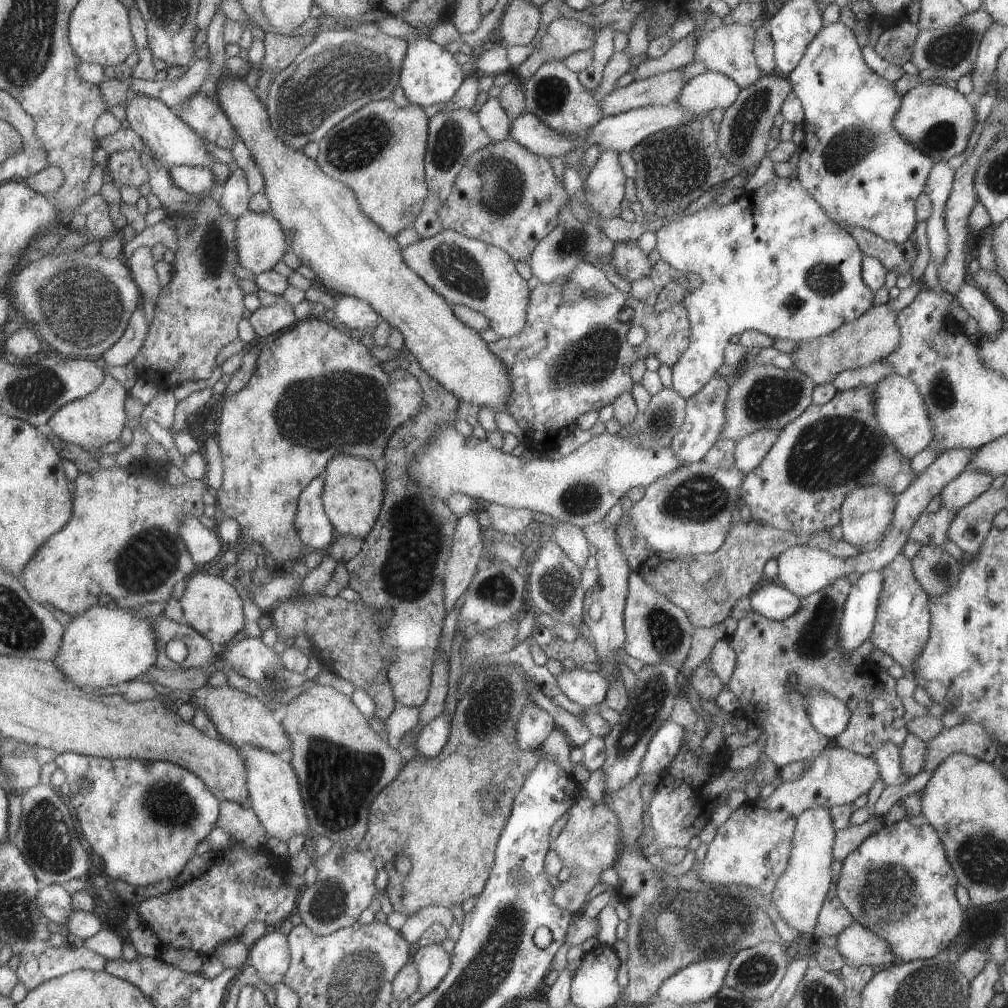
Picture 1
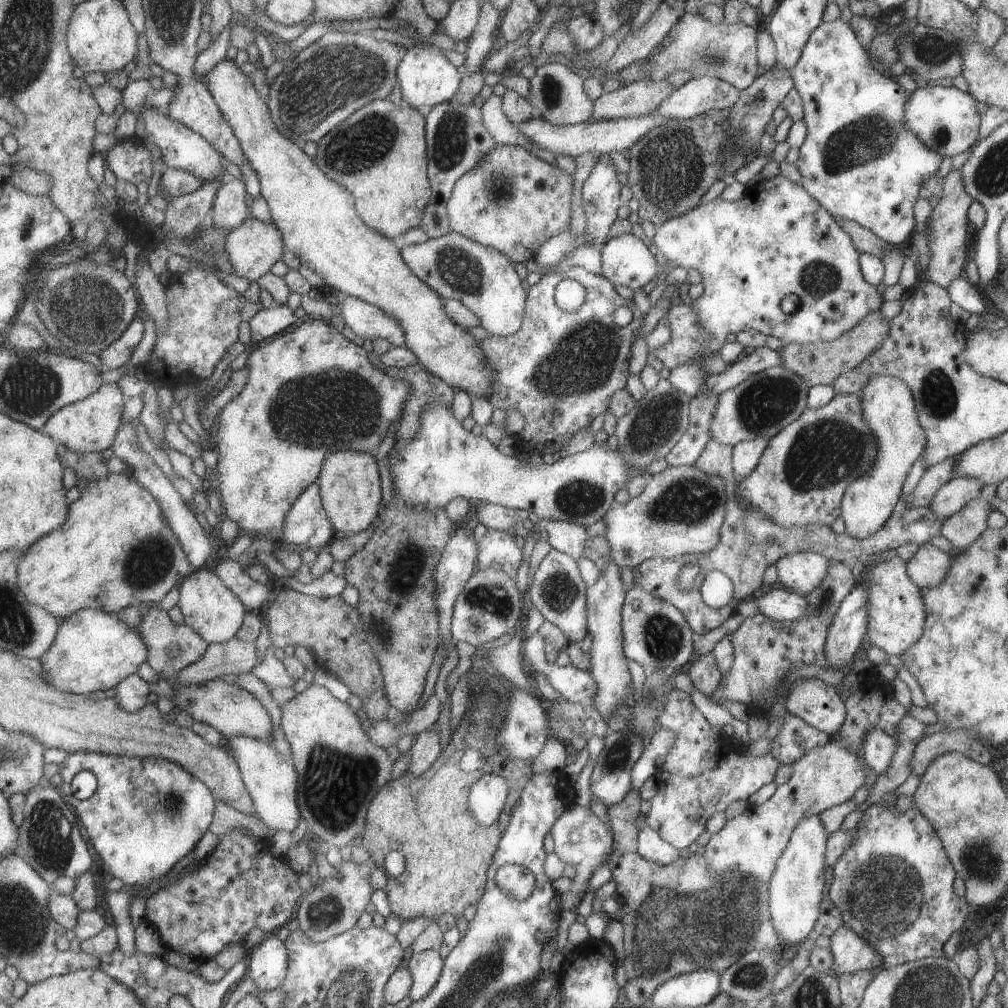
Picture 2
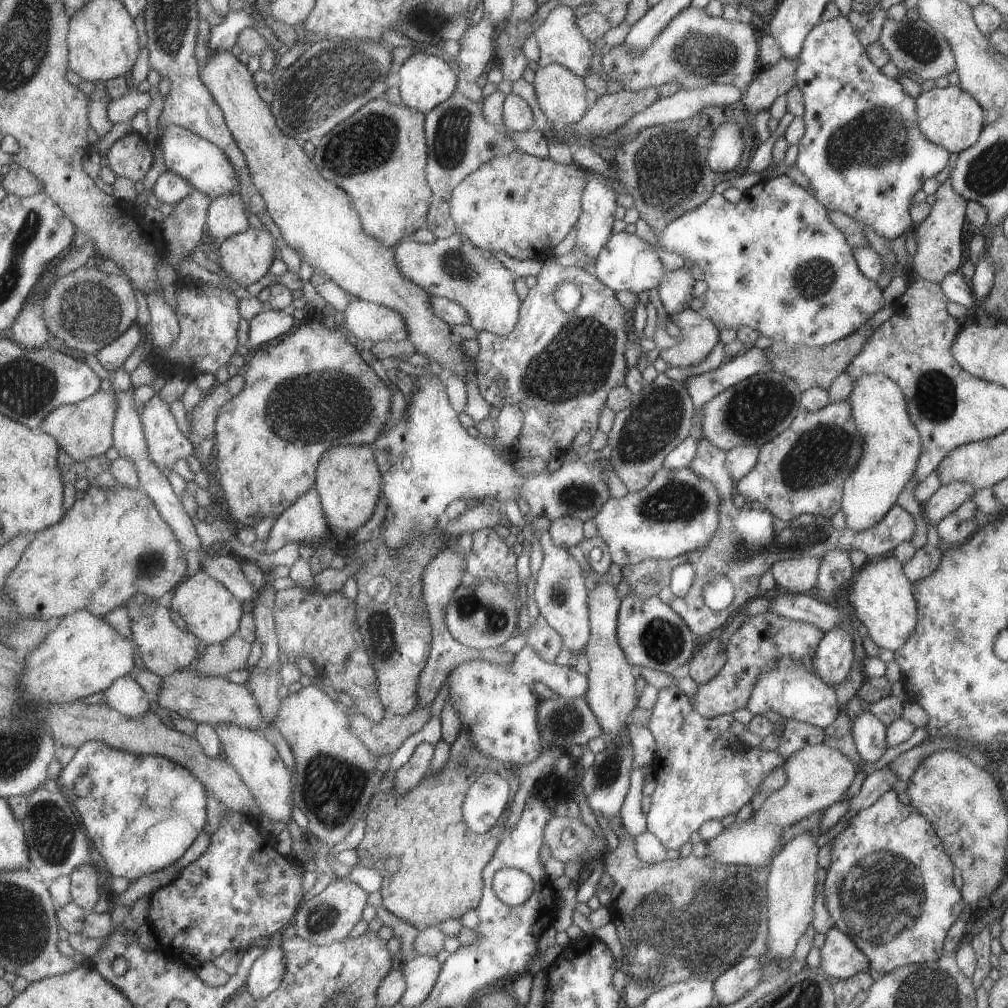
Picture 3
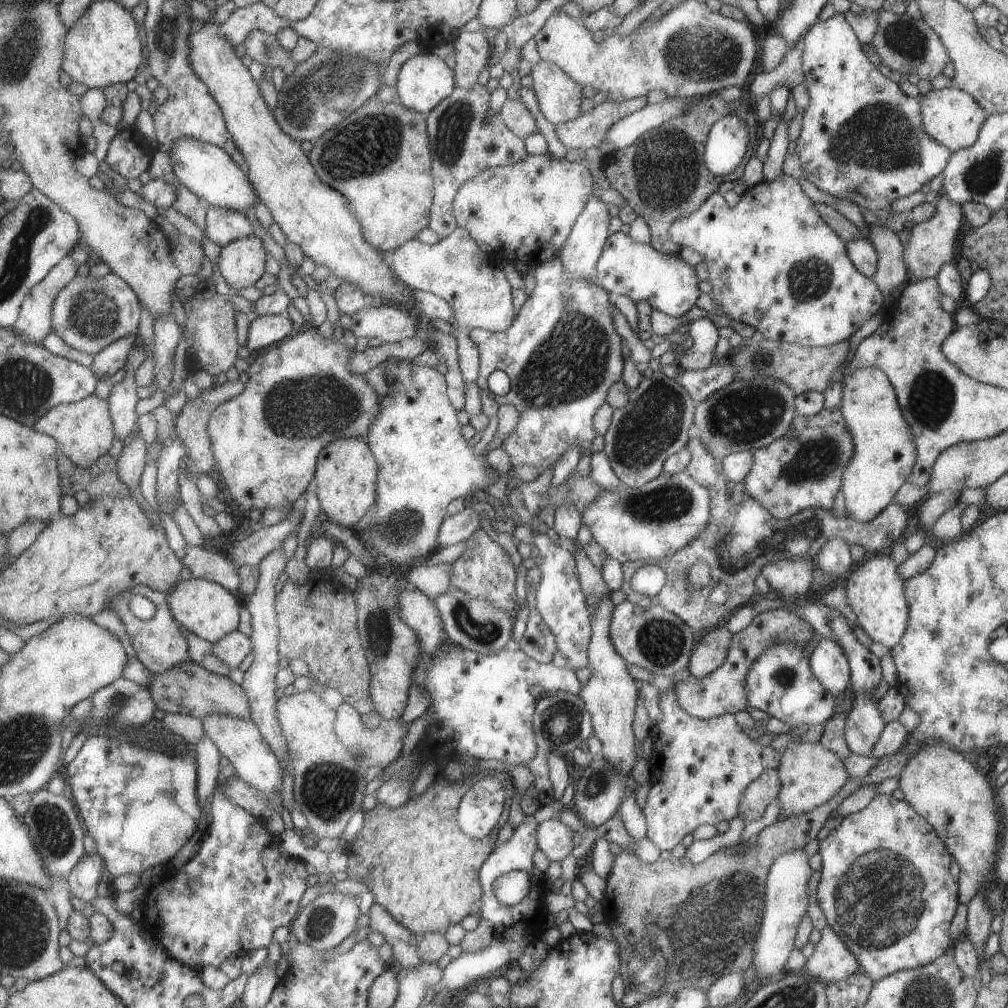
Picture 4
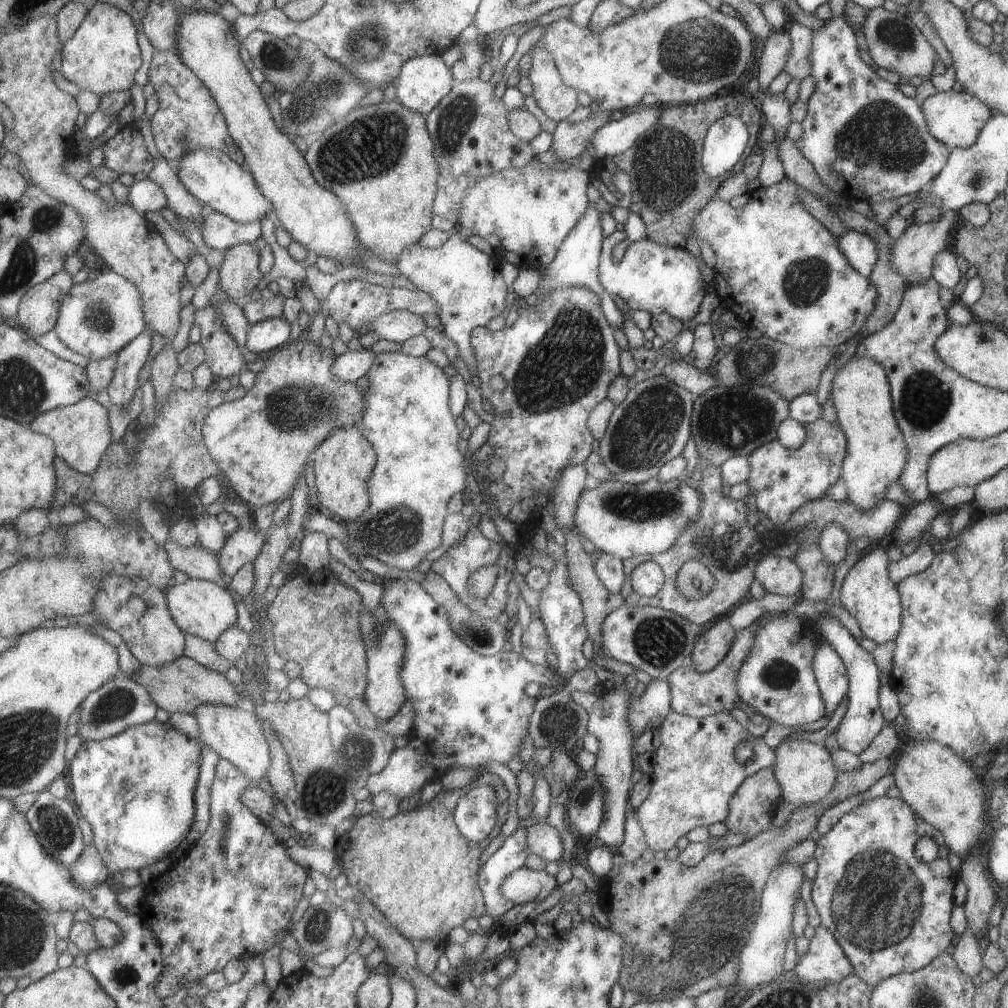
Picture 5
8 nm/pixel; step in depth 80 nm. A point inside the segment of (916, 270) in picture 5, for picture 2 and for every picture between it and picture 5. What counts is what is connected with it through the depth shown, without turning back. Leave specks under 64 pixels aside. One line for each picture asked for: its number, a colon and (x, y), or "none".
2: (945, 231)
3: (939, 238)
4: (932, 243)

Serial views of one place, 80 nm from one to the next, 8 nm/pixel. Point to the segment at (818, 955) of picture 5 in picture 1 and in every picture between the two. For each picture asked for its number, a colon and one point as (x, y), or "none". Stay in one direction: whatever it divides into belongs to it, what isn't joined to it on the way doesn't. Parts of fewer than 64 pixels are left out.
1: (857, 946)
2: (850, 953)
3: (839, 958)
4: (831, 961)

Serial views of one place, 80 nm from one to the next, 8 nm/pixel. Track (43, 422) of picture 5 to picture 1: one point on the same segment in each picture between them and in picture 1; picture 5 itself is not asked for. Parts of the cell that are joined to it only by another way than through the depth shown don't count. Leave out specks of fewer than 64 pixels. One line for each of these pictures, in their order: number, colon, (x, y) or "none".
1: (96, 419)
2: (86, 426)
3: (83, 430)
4: (83, 430)

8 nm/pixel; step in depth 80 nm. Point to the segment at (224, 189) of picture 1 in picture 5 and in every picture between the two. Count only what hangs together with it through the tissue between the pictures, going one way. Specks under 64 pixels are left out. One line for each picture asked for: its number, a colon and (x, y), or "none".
2: (228, 210)
3: (225, 216)
4: (222, 225)
5: (219, 232)

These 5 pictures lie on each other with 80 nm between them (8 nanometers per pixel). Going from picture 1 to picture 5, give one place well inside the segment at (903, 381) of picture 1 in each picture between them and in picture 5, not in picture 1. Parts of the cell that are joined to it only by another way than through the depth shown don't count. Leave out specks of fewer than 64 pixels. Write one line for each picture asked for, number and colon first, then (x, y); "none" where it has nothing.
2: (886, 403)
3: (890, 442)
4: (883, 451)
5: (876, 453)

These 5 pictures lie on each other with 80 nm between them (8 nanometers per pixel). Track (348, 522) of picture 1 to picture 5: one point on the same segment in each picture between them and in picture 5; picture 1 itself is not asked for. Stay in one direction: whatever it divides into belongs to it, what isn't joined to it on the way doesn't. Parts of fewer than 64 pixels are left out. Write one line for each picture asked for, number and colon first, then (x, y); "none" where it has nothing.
2: (350, 491)
3: (347, 481)
4: (345, 472)
5: (342, 463)

